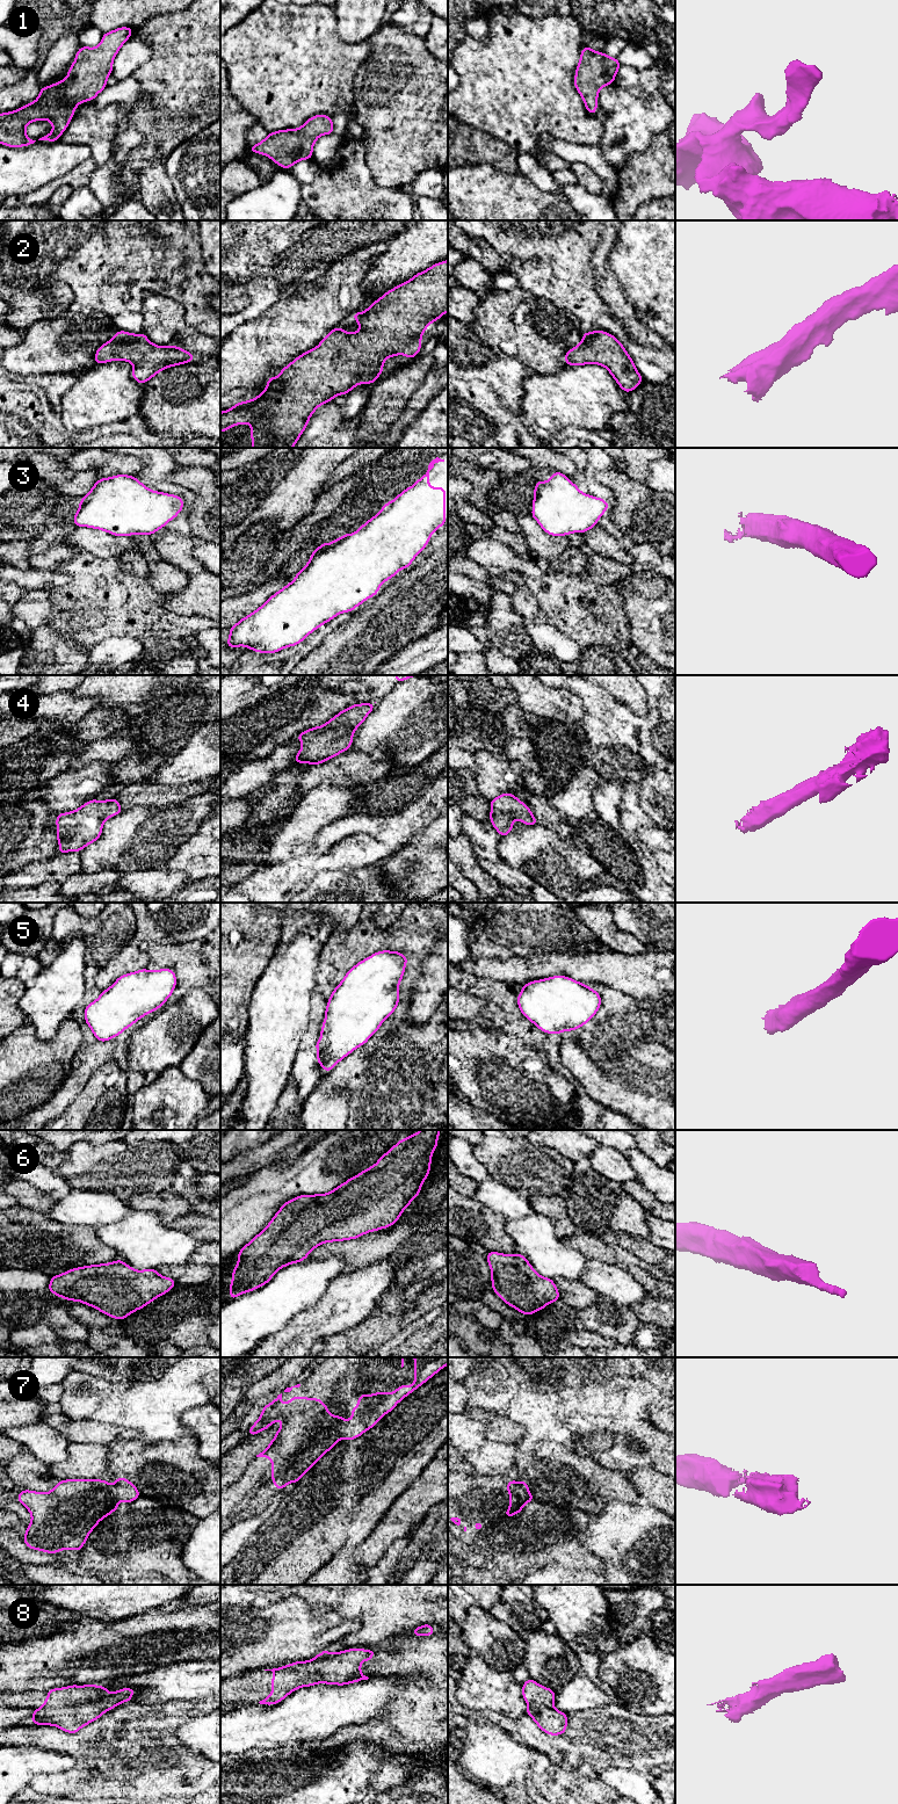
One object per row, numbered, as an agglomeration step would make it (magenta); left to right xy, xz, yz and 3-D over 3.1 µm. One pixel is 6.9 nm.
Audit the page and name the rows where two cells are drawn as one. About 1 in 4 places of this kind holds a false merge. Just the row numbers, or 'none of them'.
none of them

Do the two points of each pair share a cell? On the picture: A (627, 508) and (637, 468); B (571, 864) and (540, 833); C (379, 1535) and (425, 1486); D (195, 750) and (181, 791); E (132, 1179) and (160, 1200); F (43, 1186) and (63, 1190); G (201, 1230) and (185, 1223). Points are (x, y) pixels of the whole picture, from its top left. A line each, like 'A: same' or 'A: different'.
A: different
B: same
C: same
D: different
E: different
F: same
G: same

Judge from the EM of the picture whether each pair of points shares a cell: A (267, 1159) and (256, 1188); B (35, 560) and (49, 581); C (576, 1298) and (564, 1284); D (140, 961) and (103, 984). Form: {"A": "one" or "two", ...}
{"A": "two", "B": "two", "C": "one", "D": "one"}

